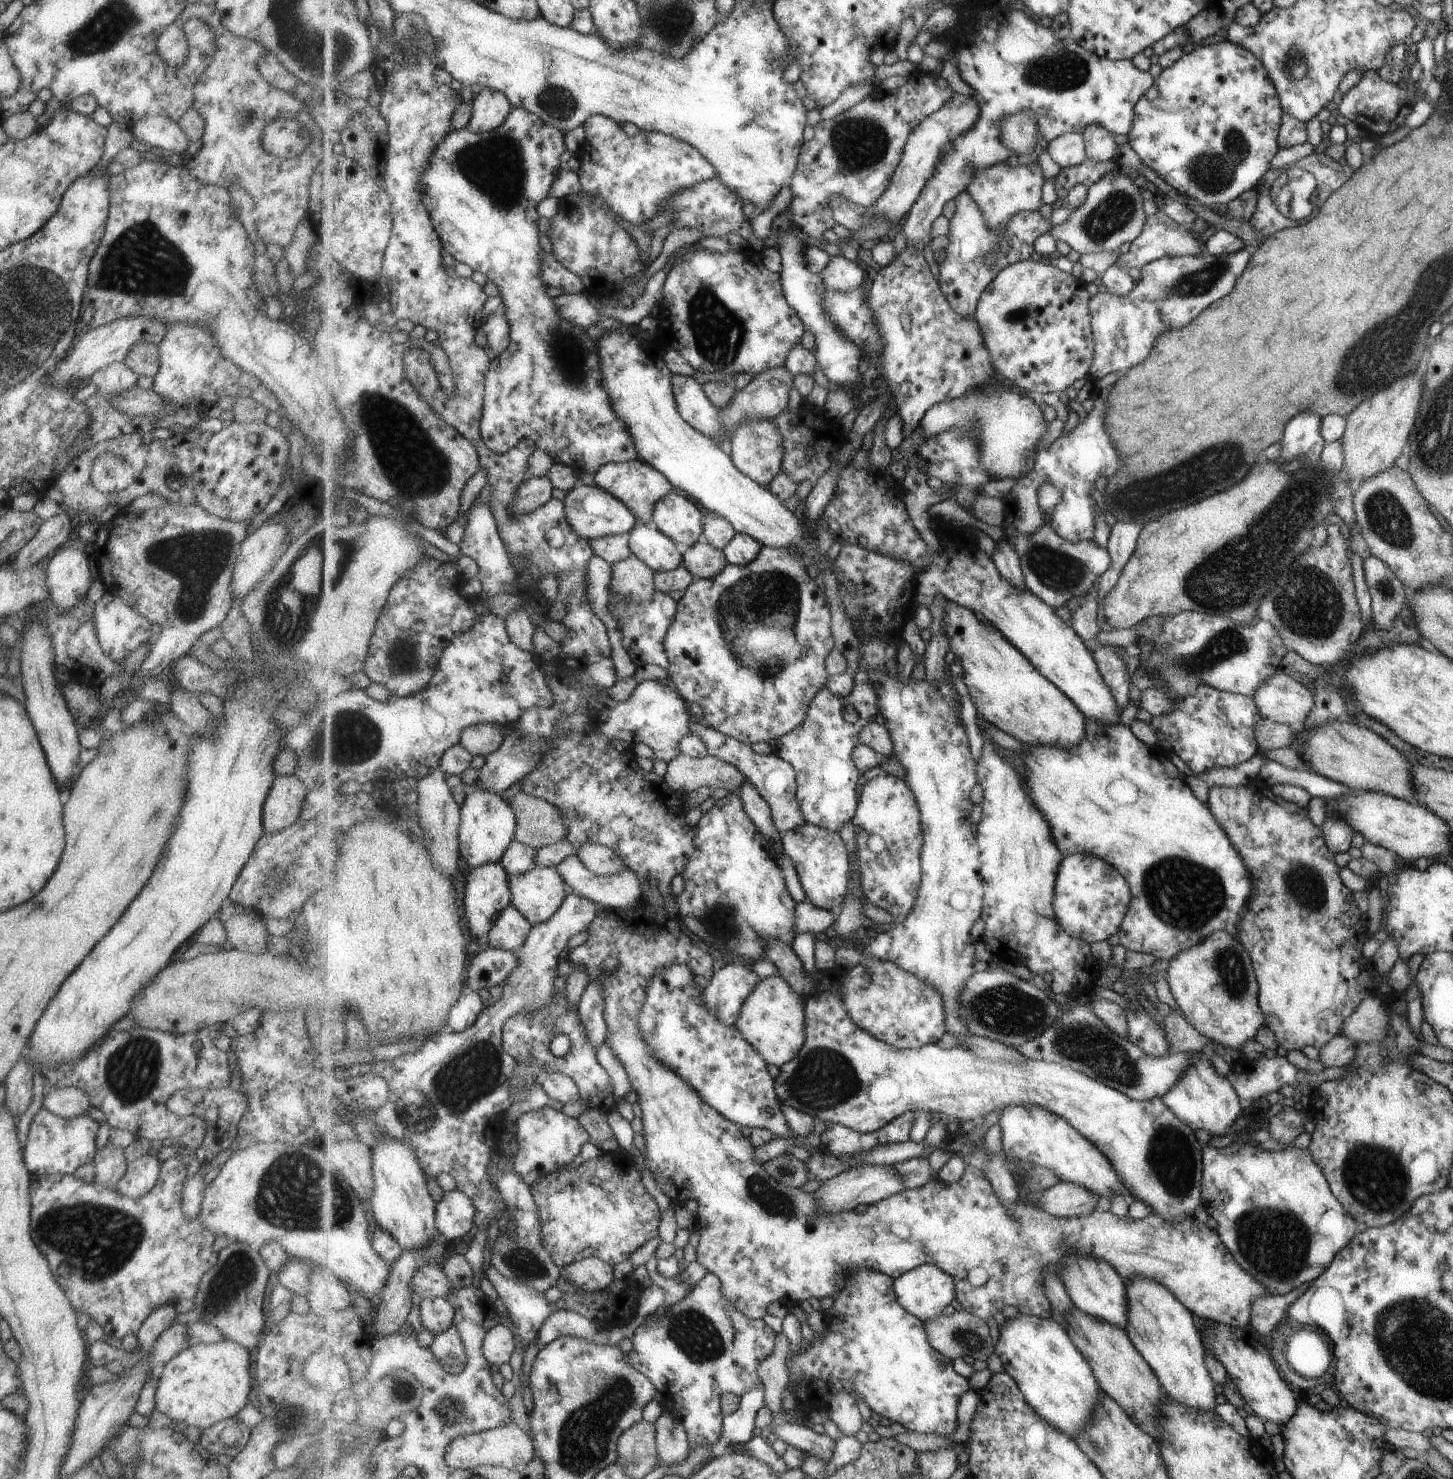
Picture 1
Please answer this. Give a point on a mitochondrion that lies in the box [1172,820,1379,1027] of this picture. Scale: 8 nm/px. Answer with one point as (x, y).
(1303, 882)

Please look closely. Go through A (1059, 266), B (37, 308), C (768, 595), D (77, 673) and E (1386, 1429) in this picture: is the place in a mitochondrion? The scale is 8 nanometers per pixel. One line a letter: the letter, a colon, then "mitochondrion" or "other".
A: other
B: mitochondrion
C: mitochondrion
D: other
E: other

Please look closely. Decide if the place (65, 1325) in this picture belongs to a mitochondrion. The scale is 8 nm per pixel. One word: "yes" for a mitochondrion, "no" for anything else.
no

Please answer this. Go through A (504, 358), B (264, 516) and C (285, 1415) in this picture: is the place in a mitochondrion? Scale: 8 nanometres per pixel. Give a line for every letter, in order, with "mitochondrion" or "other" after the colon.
A: other
B: other
C: mitochondrion

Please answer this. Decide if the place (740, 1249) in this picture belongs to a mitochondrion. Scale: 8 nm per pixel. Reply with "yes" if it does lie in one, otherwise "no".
no

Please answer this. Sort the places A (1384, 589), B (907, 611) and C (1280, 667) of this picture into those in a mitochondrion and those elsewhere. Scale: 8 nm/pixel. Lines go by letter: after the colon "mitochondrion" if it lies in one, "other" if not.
A: mitochondrion
B: other
C: other

